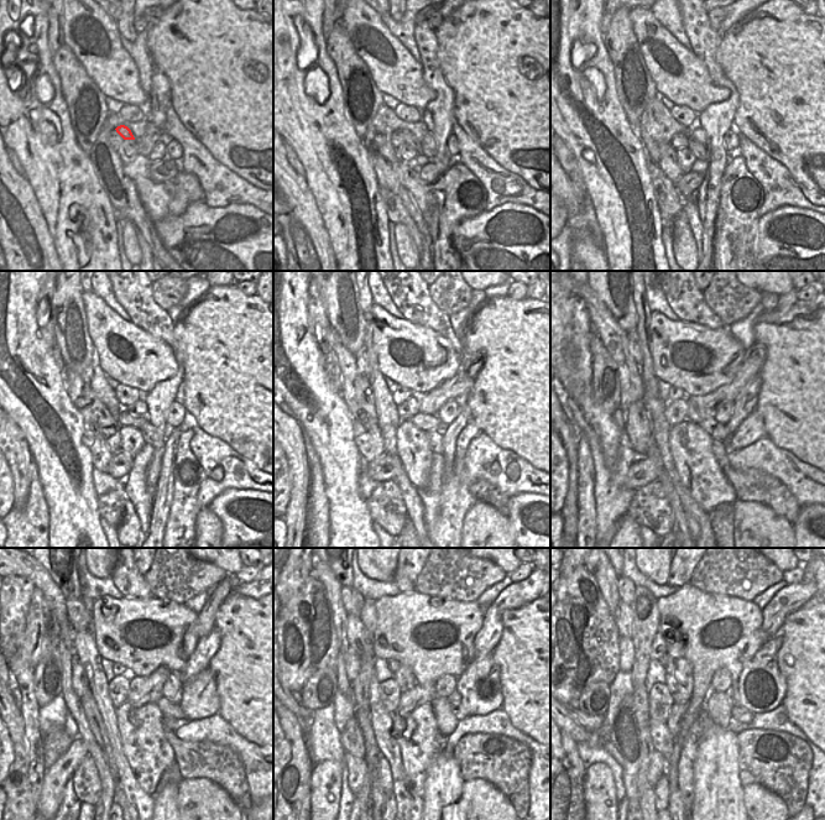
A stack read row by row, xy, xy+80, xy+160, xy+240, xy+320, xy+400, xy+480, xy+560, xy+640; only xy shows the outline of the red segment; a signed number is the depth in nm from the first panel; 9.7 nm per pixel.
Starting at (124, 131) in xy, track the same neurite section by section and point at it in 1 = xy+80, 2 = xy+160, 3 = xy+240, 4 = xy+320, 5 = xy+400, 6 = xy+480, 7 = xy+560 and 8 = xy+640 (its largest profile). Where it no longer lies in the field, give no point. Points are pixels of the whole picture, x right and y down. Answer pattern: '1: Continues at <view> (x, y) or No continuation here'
1: Continues at xy+80 (410, 140)
2: Continues at xy+160 (699, 150)
3: Continues at xy+240 (151, 435)
4: Continues at xy+320 (434, 438)
5: Continues at xy+400 (751, 484)
6: Continues at xy+480 (219, 763)
7: Continues at xy+560 (505, 762)
8: Continues at xy+640 (781, 762)

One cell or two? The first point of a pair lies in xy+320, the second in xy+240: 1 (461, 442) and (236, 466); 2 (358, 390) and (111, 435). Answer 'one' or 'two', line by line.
1: two
2: one

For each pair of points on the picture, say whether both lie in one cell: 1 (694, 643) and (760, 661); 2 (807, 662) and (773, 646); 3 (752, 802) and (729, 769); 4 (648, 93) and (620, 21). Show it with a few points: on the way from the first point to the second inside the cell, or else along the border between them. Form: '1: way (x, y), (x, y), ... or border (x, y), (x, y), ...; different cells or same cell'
1: border (769, 637), (743, 663), (736, 684); different cells
2: border (781, 632), (777, 668), (784, 677); different cells
3: border (742, 787), (742, 803), (745, 807); different cells
4: way (632, 76), (621, 38); same cell

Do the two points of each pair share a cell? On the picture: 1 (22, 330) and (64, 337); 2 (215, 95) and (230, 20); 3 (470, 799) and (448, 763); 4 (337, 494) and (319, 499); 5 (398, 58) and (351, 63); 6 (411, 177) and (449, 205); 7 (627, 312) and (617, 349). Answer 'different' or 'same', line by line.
1: different
2: same
3: different
4: different
5: different
6: same
7: different

